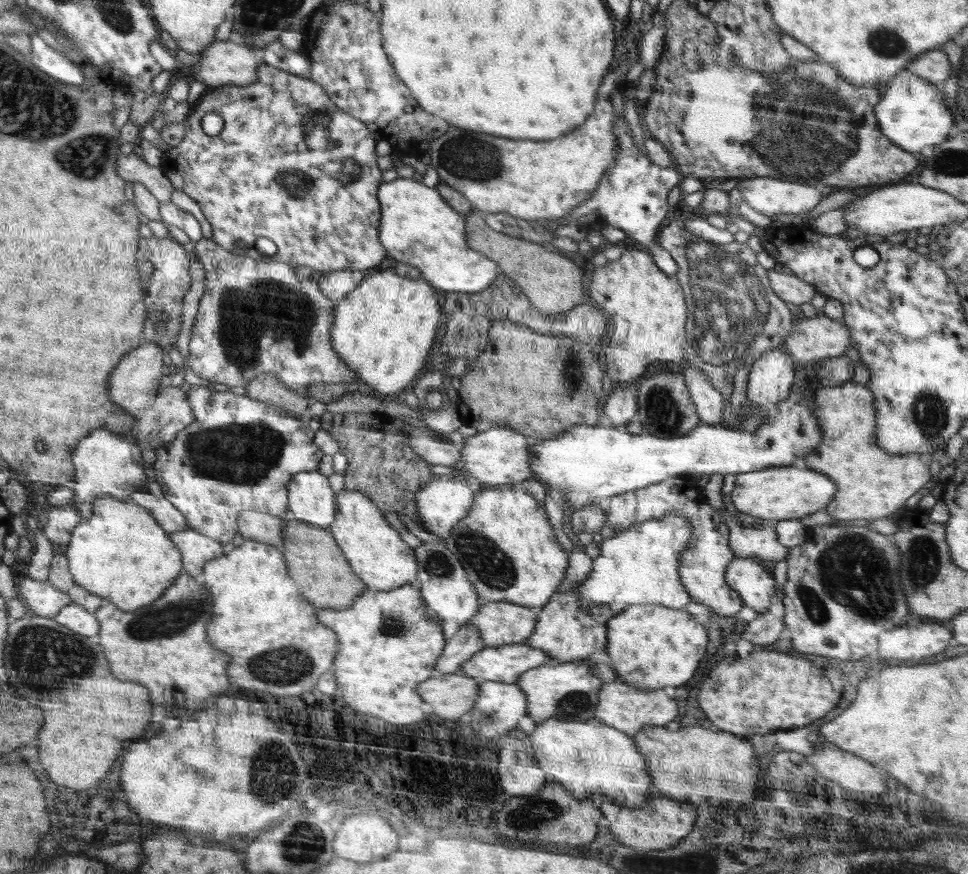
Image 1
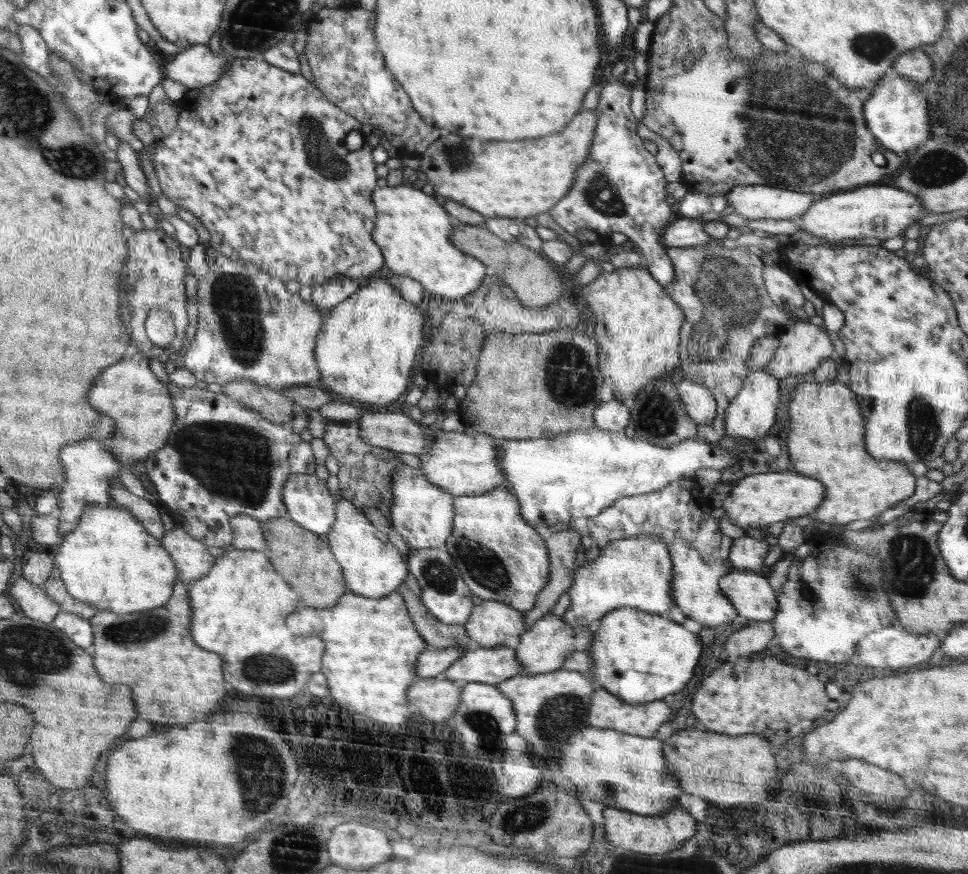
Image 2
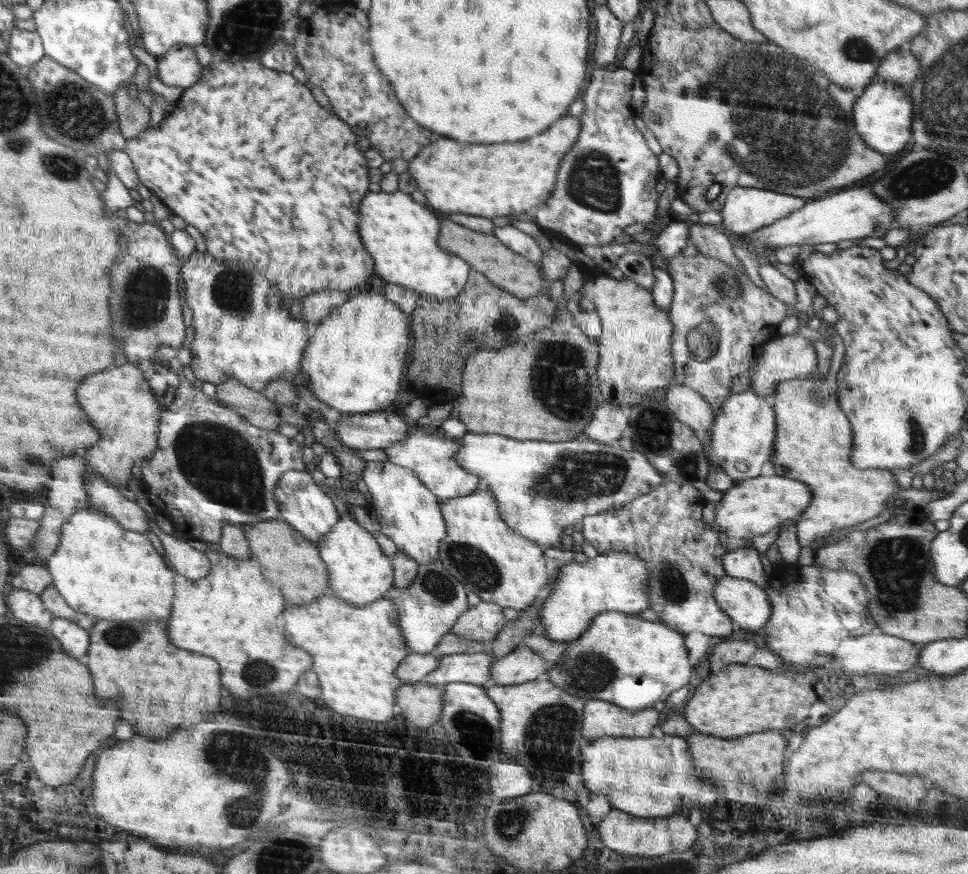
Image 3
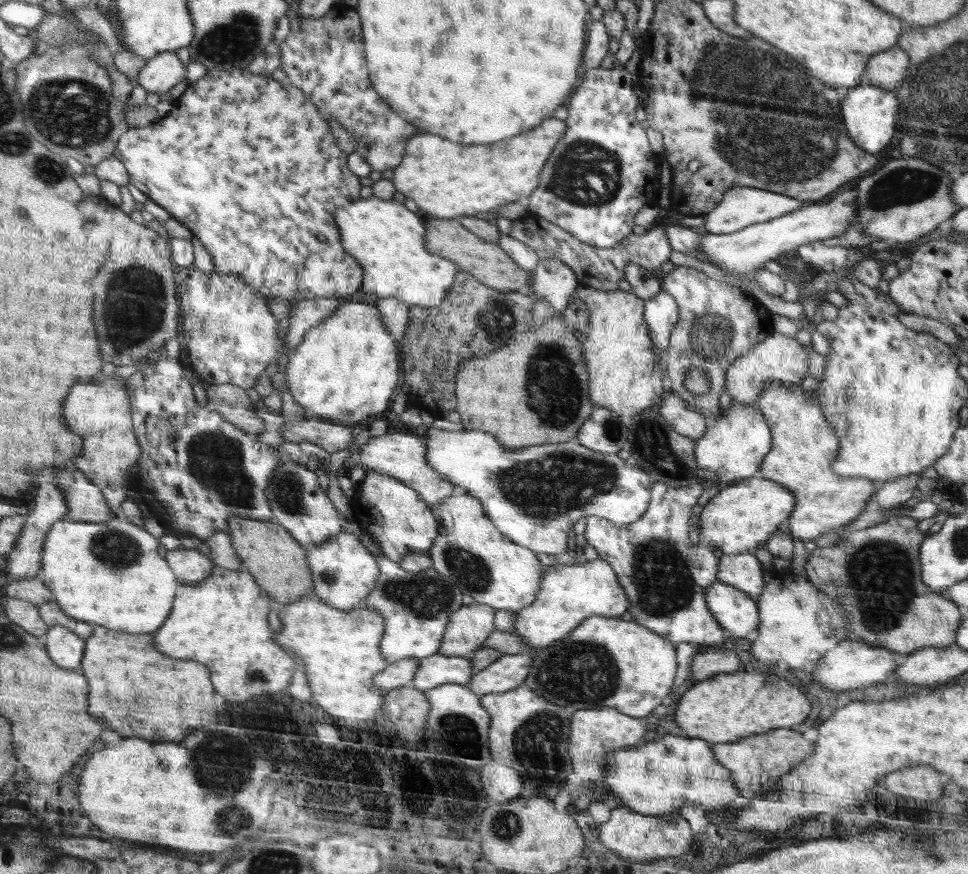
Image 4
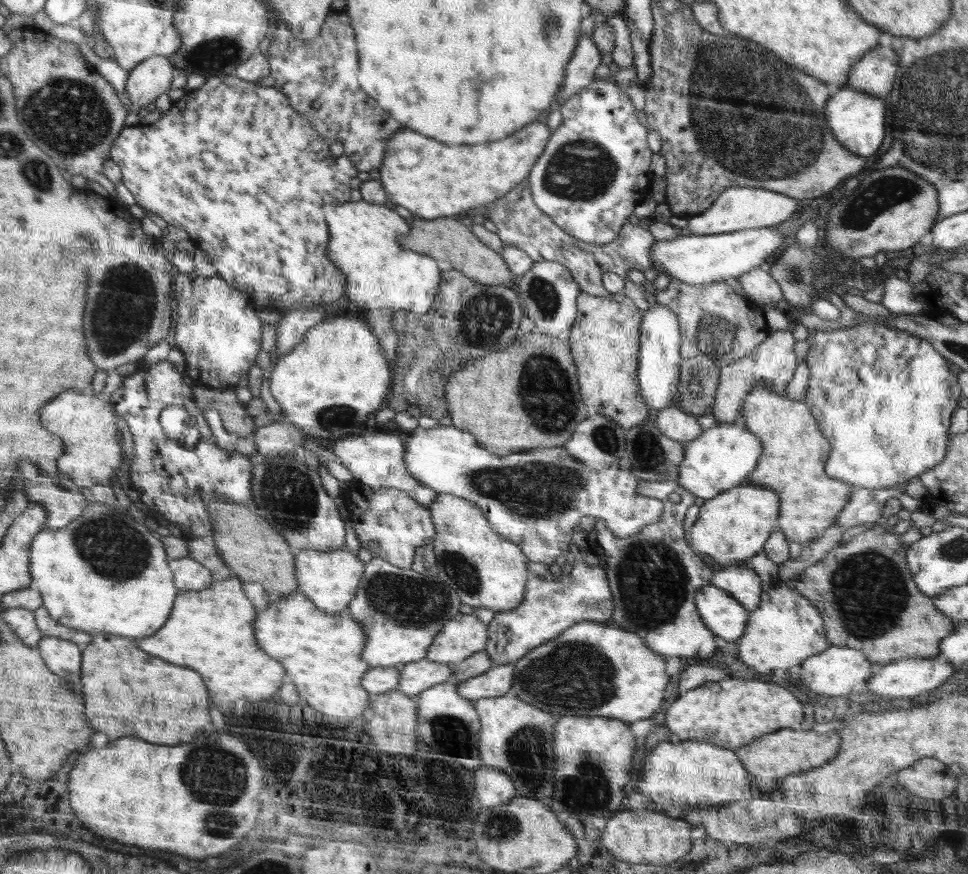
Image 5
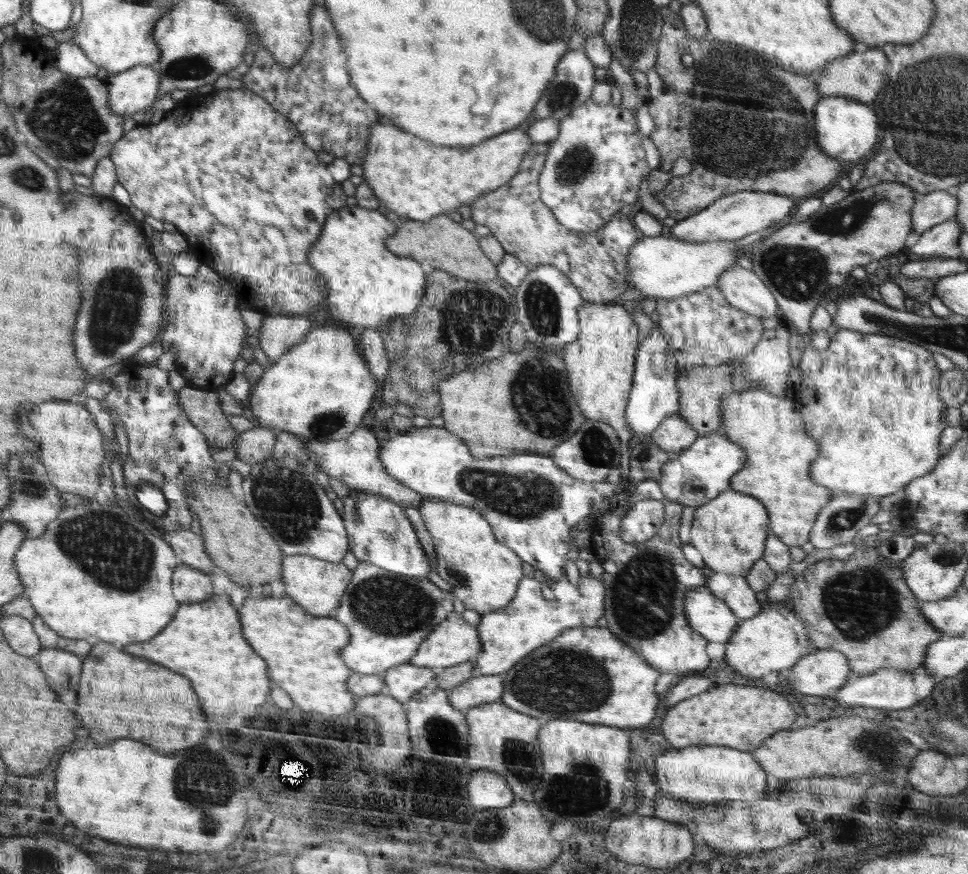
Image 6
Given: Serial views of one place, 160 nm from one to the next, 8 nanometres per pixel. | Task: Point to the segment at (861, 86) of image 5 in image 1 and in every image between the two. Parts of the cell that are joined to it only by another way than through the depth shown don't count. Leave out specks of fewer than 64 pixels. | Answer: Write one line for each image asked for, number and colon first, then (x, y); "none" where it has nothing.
1: (934, 65)
2: (916, 65)
3: (901, 66)
4: (887, 69)

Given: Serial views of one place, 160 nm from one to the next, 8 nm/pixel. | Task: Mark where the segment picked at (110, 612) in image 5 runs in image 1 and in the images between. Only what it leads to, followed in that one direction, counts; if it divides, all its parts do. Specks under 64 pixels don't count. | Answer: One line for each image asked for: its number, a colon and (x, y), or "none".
1: (120, 552)
2: (110, 560)
3: (101, 568)
4: (110, 573)

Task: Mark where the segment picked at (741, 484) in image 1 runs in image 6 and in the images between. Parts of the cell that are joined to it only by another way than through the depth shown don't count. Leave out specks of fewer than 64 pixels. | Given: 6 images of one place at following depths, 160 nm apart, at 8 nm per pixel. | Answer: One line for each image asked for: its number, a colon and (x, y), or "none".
2: (756, 501)
3: (752, 507)
4: (738, 518)
5: (733, 526)
6: (730, 531)

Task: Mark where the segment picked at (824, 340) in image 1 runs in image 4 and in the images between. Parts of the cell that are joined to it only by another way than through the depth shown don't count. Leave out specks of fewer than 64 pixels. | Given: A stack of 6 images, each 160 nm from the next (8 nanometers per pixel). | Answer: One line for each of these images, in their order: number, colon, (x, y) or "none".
2: (802, 347)
3: (792, 356)
4: (779, 358)

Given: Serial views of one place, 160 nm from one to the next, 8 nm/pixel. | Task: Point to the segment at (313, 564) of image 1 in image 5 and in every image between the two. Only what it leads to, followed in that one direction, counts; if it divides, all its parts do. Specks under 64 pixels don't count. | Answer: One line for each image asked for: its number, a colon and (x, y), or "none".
2: (305, 560)
3: (288, 558)
4: (269, 552)
5: (251, 548)

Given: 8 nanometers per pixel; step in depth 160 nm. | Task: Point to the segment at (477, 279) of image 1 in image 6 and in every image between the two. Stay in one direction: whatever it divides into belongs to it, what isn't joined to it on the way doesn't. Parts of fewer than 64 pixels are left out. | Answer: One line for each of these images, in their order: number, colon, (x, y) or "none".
2: (414, 233)
3: (403, 234)
4: (389, 239)
5: (381, 274)
6: (368, 285)

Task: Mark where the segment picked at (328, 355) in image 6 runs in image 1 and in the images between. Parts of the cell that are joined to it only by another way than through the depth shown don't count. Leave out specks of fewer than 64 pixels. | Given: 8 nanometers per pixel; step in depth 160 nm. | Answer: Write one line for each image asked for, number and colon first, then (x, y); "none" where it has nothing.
1: (384, 329)
2: (366, 350)
3: (354, 362)
4: (346, 369)
5: (338, 375)

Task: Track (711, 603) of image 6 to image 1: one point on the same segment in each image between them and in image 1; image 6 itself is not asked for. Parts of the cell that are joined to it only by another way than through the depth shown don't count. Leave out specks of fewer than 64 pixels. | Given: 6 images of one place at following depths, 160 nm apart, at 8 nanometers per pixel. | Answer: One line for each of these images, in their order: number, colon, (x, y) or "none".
1: (756, 586)
2: (751, 595)
3: (744, 602)
4: (737, 613)
5: (719, 610)

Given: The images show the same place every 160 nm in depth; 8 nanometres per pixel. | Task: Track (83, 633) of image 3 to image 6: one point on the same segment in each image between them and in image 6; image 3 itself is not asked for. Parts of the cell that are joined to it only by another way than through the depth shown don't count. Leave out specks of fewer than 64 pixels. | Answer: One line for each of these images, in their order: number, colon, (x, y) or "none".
4: (67, 648)
5: (63, 655)
6: (63, 668)

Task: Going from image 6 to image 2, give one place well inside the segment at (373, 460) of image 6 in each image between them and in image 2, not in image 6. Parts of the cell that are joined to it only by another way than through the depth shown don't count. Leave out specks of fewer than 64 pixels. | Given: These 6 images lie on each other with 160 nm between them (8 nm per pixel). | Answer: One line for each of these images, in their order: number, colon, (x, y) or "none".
2: (464, 465)
3: (434, 458)
4: (402, 455)
5: (377, 459)

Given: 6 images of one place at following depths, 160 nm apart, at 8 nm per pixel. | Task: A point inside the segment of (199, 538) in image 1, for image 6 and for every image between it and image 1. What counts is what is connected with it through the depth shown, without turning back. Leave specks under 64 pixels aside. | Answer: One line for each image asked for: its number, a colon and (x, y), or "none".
2: (191, 555)
3: (191, 563)
4: (191, 566)
5: (190, 574)
6: (191, 585)

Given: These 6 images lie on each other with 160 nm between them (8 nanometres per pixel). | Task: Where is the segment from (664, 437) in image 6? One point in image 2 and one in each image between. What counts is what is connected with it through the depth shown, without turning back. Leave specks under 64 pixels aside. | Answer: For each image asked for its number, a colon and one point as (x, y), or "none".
2: (701, 406)
3: (691, 409)
4: (685, 421)
5: (673, 422)

